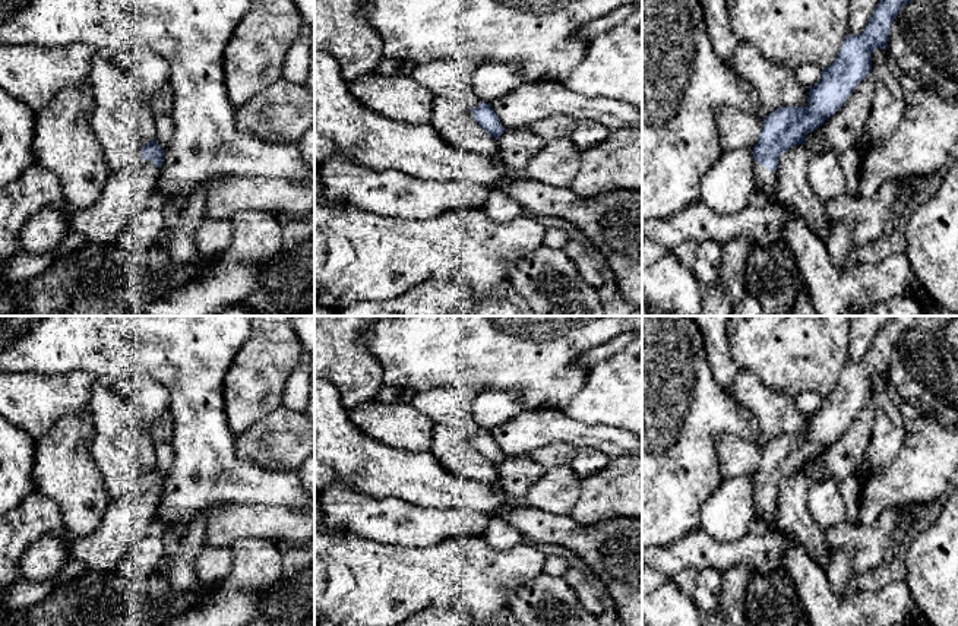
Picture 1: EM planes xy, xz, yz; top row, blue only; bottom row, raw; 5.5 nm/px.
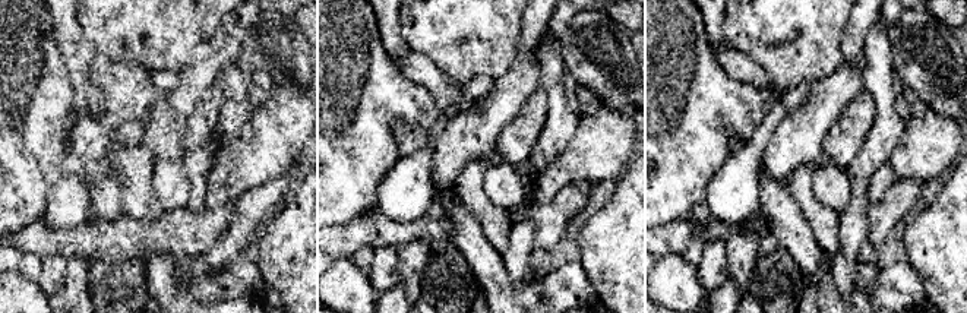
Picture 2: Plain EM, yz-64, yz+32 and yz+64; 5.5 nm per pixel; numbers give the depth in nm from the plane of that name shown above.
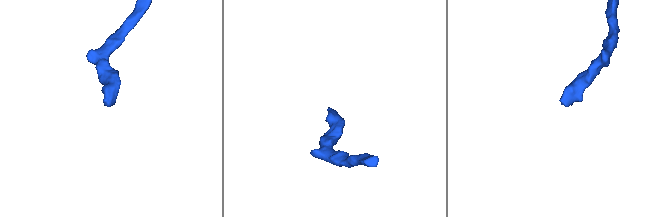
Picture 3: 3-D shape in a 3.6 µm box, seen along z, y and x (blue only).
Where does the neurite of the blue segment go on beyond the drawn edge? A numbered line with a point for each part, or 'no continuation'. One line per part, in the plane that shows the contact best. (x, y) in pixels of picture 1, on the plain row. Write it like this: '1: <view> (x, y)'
1: yz (765, 506)

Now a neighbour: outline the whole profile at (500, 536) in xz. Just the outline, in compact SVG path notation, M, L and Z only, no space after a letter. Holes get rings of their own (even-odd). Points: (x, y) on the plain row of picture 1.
M493 516L489 527L481 535L487 544L494 550L506 551L513 548L516 544L525 541L524 535L518 528L506 524L502 518Z

